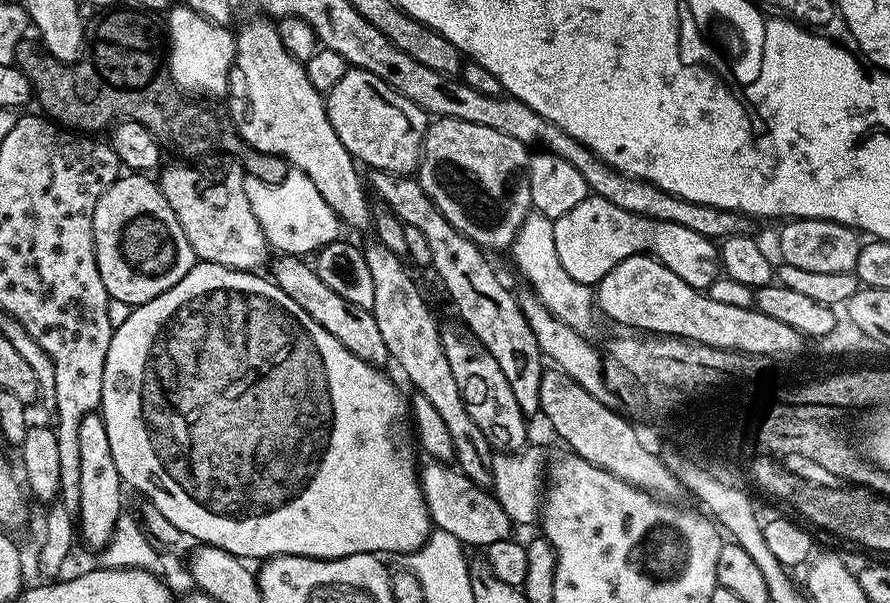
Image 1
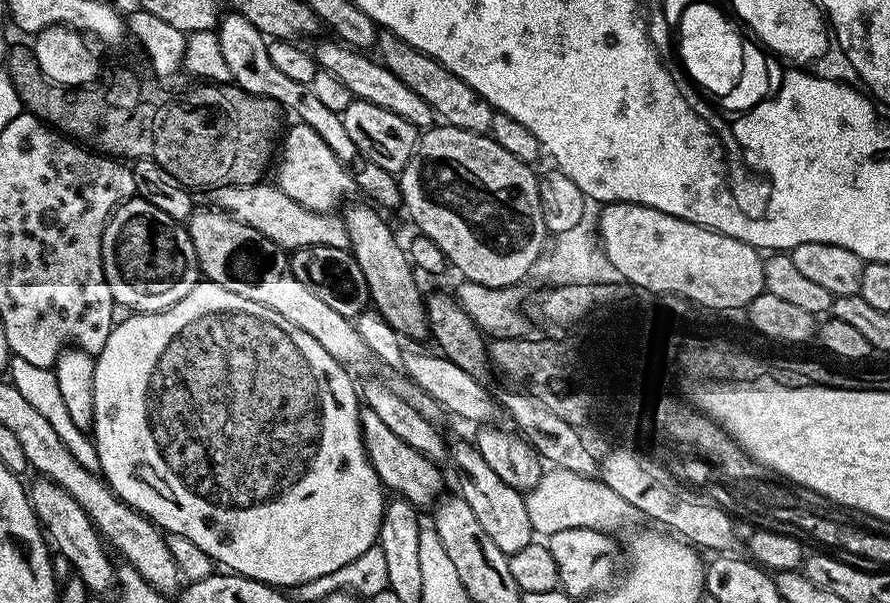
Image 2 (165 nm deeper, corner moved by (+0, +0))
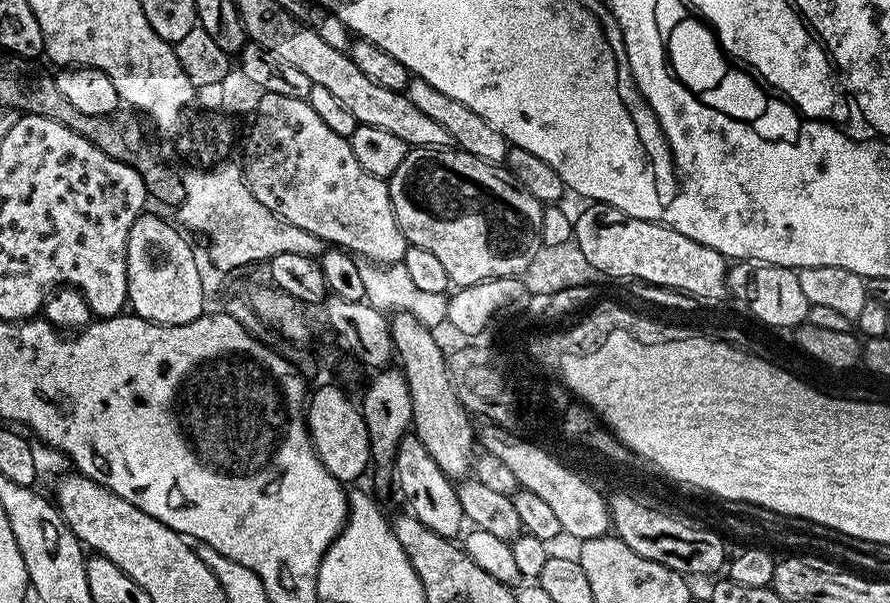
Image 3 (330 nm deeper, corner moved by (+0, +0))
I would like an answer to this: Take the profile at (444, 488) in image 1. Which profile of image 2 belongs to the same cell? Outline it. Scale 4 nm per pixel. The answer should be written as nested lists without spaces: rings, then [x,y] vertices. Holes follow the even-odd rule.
[[[366,406],[360,410],[360,429],[364,435],[364,449],[368,451],[368,461],[374,466],[385,489],[392,491],[393,488],[396,491],[393,493],[399,494],[420,510],[424,510],[427,504],[432,506],[437,503],[438,497],[445,491],[444,476],[440,473],[441,465],[437,461],[418,454],[414,446],[406,446],[406,442],[402,442],[398,434],[393,434],[378,419],[378,414]]]

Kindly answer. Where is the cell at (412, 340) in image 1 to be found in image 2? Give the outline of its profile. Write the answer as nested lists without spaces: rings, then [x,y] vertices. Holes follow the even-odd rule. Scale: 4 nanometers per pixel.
[[[453,443],[450,460],[451,463],[456,463],[457,470],[464,475],[458,488],[459,496],[466,502],[466,506],[470,506],[470,510],[474,510],[482,530],[486,530],[487,536],[498,545],[498,550],[502,550],[509,557],[522,550],[522,546],[533,543],[534,533],[527,514],[525,493],[514,490],[514,486],[506,486],[506,482],[502,482],[502,478],[498,478],[498,474],[490,470],[486,458],[482,458],[473,443]]]

